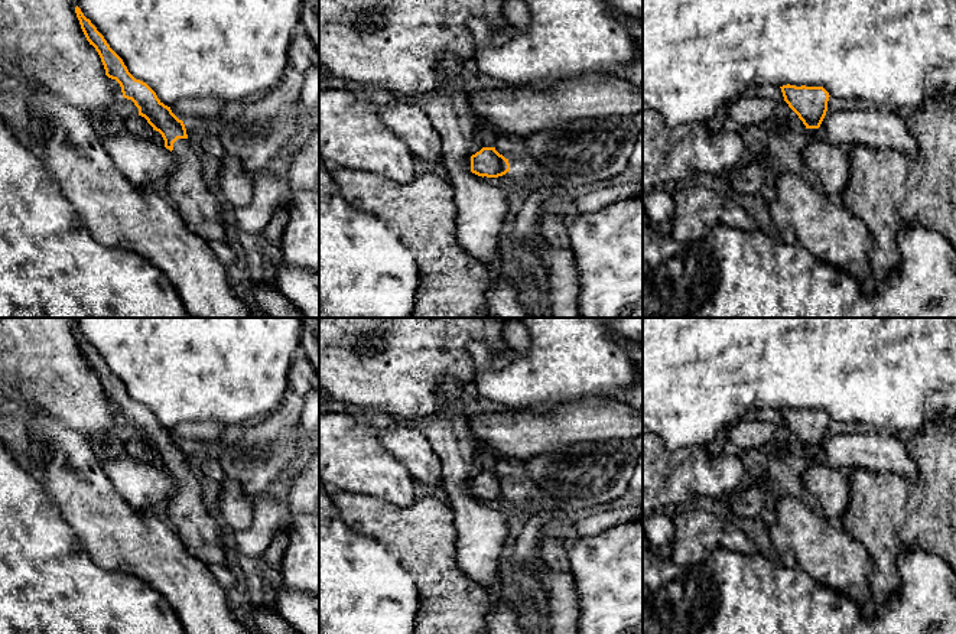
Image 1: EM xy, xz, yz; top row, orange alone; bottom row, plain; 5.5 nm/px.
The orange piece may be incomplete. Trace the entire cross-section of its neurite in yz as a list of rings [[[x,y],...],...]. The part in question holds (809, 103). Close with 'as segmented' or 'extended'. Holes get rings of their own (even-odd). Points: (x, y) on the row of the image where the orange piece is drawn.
[[[780,87],[784,101],[799,116],[806,129],[819,129],[826,111],[829,92],[823,87]]] | as segmented

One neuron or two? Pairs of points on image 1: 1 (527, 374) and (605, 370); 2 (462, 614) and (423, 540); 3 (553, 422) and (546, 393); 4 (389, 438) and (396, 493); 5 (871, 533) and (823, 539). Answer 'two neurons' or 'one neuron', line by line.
1: one neuron
2: one neuron
3: two neurons
4: two neurons
5: two neurons

